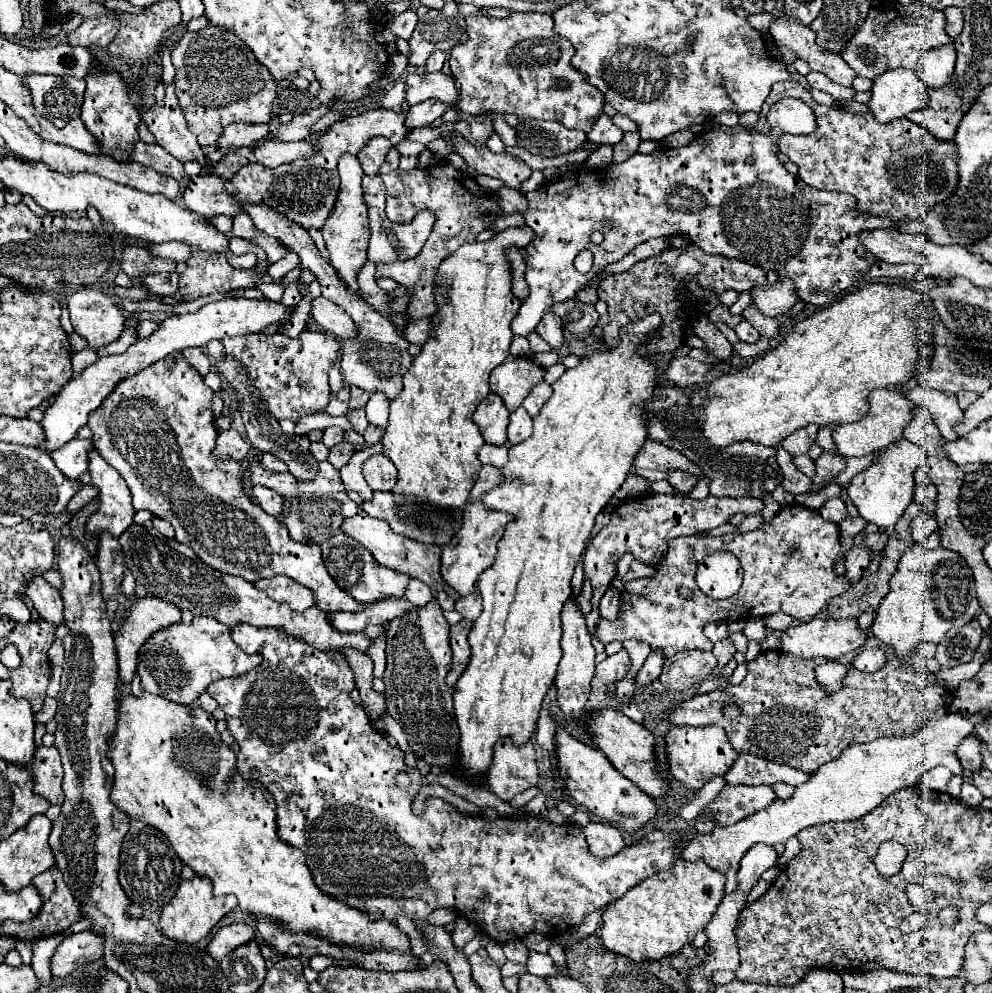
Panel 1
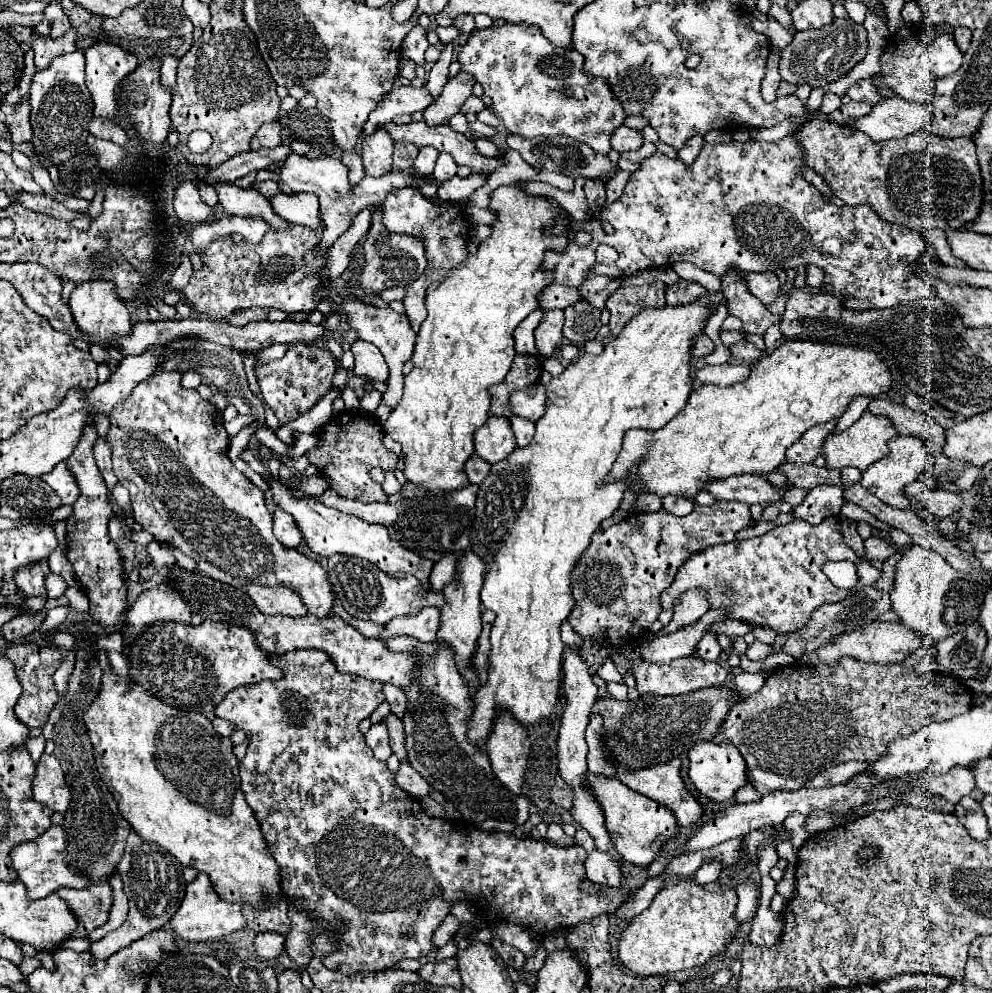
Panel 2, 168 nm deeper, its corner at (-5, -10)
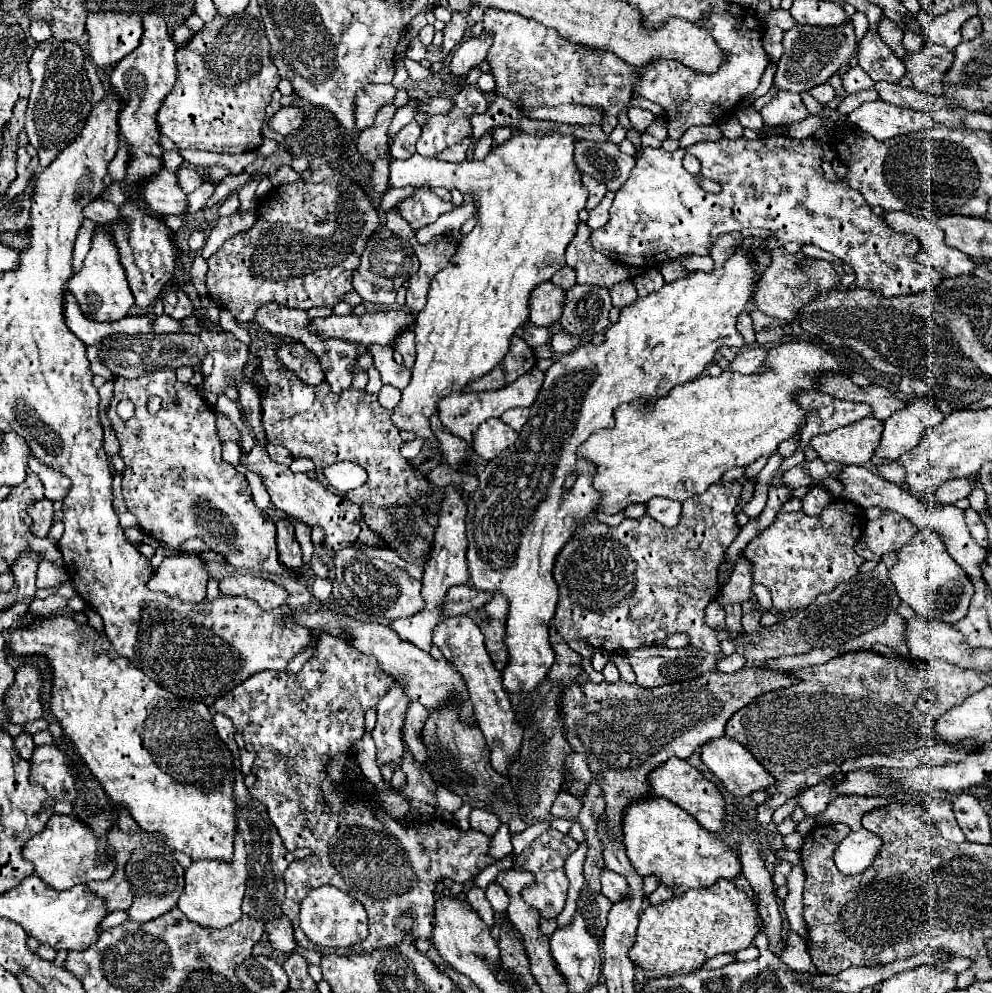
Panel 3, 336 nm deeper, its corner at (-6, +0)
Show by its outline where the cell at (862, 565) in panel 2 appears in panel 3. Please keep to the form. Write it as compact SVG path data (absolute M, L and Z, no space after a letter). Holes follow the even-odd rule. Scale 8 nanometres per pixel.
M833 500L817 518L803 512L779 512L775 522L753 538L741 556L753 566L753 582L763 584L773 594L773 608L787 614L809 606L819 594L857 576L865 560L853 552L853 544L863 532L863 522L863 510L859 514L859 506L847 500Z

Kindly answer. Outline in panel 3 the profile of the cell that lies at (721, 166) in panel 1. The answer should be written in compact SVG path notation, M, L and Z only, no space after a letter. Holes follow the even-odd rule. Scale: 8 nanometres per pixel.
M771 134L771 136L765 136L767 138L767 144L763 138L757 138L757 140L747 140L747 138L737 138L737 140L729 140L729 138L721 138L717 142L699 142L693 146L693 154L695 158L701 162L701 172L699 176L693 176L689 174L683 166L681 166L681 160L685 156L685 150L679 148L675 152L667 152L663 148L643 148L643 154L637 158L637 164L635 168L631 170L625 186L621 186L621 190L617 190L615 194L615 200L613 200L613 206L609 210L611 218L609 222L603 226L603 228L597 228L597 230L591 230L591 244L597 252L605 254L607 258L615 260L615 262L621 262L625 266L635 266L635 268L651 268L651 266L659 266L663 262L669 262L669 260L675 260L675 258L681 258L685 254L705 254L709 256L709 250L713 248L713 242L721 236L721 234L727 234L727 232L733 232L733 230L743 230L743 228L763 228L763 230L771 230L773 236L769 236L765 240L765 250L767 252L773 252L775 248L783 248L787 242L801 242L801 244L813 244L813 246L819 246L821 250L827 250L831 254L835 254L837 258L843 260L843 264L849 264L855 272L855 286L859 288L869 288L881 296L887 298L899 295L915 294L915 292L921 292L921 290L931 290L931 288L937 288L937 284L941 284L943 276L929 268L929 266L923 266L923 264L917 264L913 258L915 254L919 252L919 242L917 238L913 238L913 234L897 234L893 232L893 228L879 216L873 214L873 210L869 208L869 204L865 202L865 198L861 196L861 192L849 188L843 180L837 182L837 184L831 184L825 176L823 176L823 168L821 168L821 158L823 158L823 140L821 138L815 138L815 136L809 136L809 138L803 138L803 140L797 140L797 138L791 138L791 136L785 136L785 134ZM701 180L713 180L721 186L721 192L719 194L711 194L711 192L705 192L701 188Z

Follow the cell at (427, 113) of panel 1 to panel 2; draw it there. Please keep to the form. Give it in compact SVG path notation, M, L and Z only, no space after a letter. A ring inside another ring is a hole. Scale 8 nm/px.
M462 70L454 78L450 78L442 90L444 94L440 94L440 98L424 110L426 122L442 124L450 120L460 110L464 100L472 94L472 84L474 84L474 78Z

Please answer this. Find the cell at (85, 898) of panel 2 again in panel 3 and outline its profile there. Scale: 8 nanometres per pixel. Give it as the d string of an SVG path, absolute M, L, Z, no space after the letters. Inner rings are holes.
M117 868L113 878L103 880L103 882L89 882L87 888L97 894L99 898L105 900L105 908L107 912L115 912L115 910L129 910L131 902L133 902L133 890L125 878L123 868Z

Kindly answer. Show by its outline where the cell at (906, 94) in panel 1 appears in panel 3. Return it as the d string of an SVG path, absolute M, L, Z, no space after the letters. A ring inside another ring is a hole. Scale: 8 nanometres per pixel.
M881 100L861 104L847 116L847 122L859 130L869 132L875 140L887 140L899 134L935 126L935 122L927 114L903 106L889 106Z

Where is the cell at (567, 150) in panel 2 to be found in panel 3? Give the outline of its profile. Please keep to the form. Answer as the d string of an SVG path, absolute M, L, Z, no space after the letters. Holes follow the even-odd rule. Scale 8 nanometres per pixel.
M575 140L575 164L583 174L603 182L611 190L619 190L635 166L635 158L627 156L613 142Z

